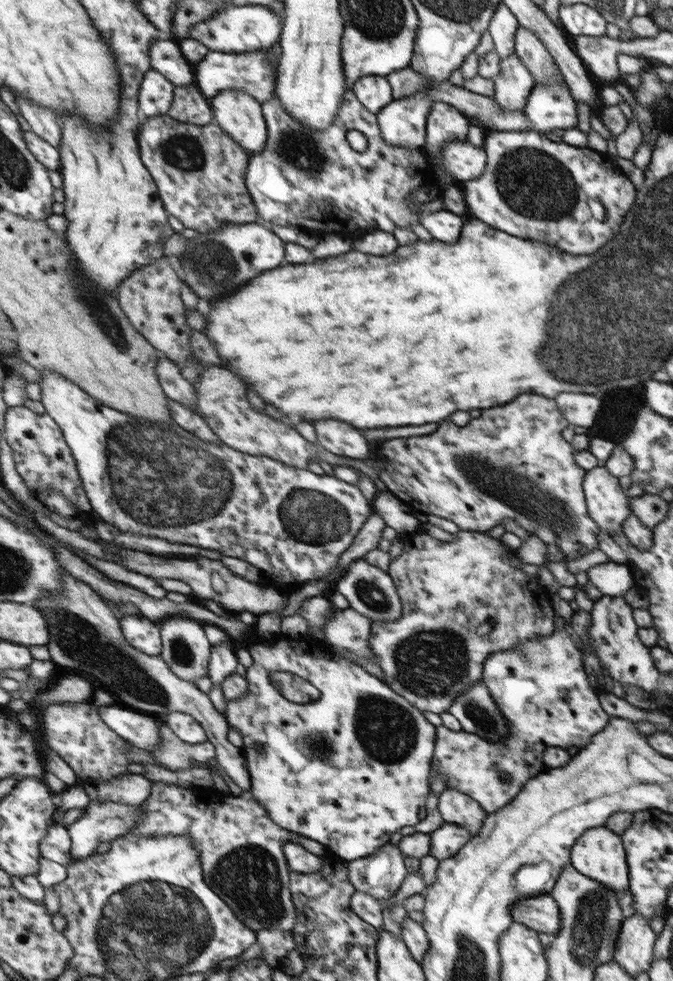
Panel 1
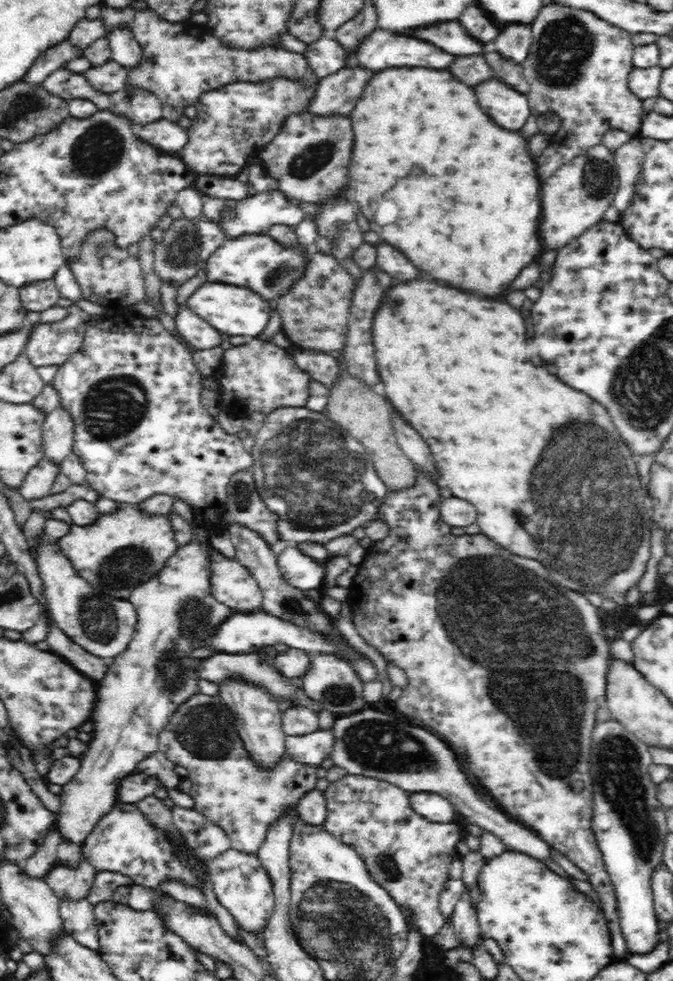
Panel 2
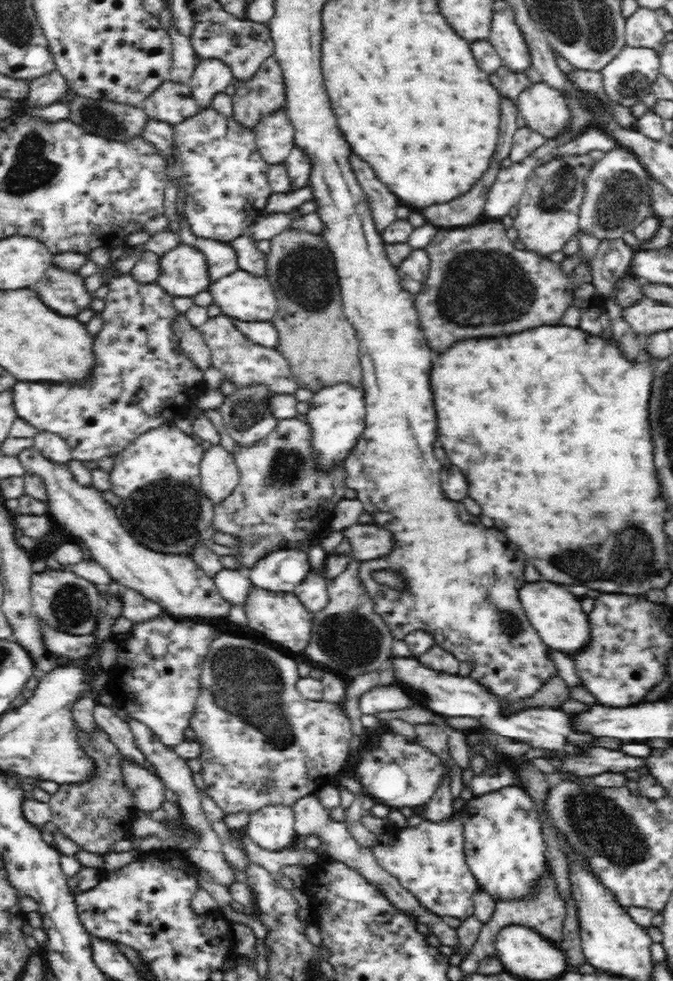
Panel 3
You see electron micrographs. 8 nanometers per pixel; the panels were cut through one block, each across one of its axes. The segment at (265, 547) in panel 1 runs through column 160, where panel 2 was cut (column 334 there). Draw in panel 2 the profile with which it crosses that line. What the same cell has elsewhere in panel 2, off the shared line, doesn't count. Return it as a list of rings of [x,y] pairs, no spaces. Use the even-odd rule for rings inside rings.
[[[286,406],[273,410],[266,415],[263,426],[254,437],[255,445],[251,450],[253,475],[258,494],[270,514],[274,514],[274,531],[279,538],[277,549],[286,548],[286,542],[324,544],[331,538],[336,538],[340,534],[350,534],[355,528],[364,527],[368,522],[375,520],[378,506],[386,497],[388,486],[377,473],[365,446],[323,412],[306,406]]]

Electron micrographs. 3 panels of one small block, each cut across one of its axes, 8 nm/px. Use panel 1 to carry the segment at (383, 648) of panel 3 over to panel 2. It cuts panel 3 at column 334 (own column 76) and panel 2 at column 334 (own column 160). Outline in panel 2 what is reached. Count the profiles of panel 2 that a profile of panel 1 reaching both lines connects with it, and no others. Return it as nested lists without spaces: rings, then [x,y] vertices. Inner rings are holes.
[[[321,654],[312,658],[306,672],[301,677],[305,695],[324,710],[343,716],[368,706],[364,700],[364,680],[350,661],[338,655]]]

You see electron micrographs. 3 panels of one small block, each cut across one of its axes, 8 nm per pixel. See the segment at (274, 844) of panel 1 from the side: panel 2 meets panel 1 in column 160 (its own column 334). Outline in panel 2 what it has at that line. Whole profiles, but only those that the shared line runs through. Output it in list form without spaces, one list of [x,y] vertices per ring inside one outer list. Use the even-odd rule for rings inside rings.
[[[347,774],[344,778],[331,782],[323,793],[328,809],[328,816],[323,824],[325,829],[333,834],[334,838],[350,845],[361,855],[373,877],[385,887],[415,926],[428,937],[436,934],[444,924],[440,893],[449,879],[448,867],[457,857],[456,843],[462,839],[462,828],[453,822],[435,823],[418,816],[410,807],[407,790],[375,778]]]

